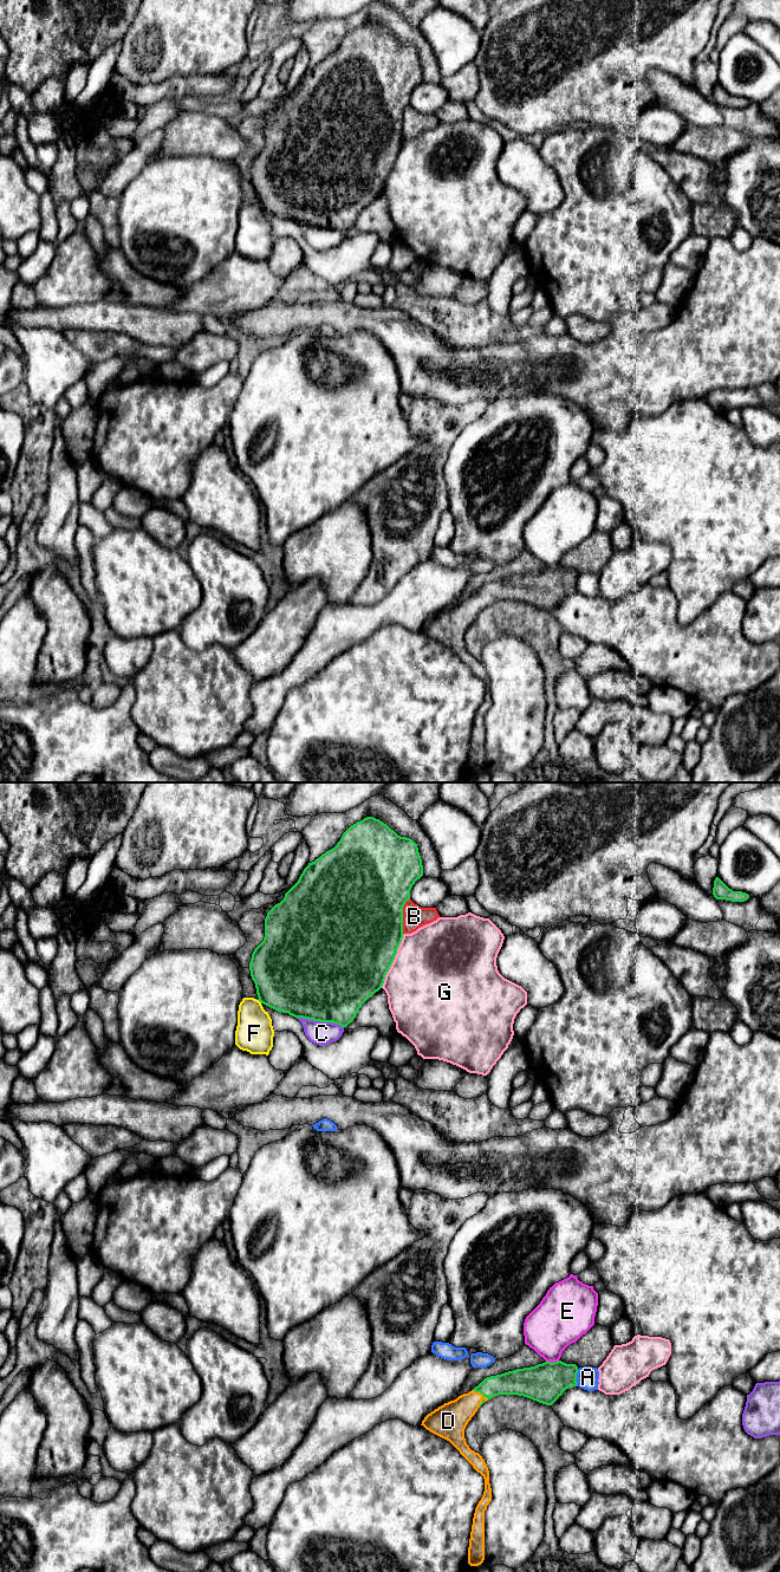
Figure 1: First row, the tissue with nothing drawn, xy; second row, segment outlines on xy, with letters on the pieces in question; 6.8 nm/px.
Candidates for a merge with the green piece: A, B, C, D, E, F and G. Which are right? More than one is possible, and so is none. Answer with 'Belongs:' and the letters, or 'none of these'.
Belongs: D

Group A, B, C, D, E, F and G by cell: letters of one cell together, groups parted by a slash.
A / B / C / D / E / F / G

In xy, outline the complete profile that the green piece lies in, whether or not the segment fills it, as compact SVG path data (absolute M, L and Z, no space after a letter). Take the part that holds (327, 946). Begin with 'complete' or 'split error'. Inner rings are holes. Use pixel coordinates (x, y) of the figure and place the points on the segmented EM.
complete; M366 817L351 825L333 849L323 853L314 862L308 863L298 882L285 894L284 899L267 912L264 941L254 949L249 962L251 976L255 983L258 1000L278 1012L288 1013L297 1019L332 1022L346 1027L353 1021L362 1005L382 988L404 935L403 907L410 899L412 885L422 876L422 859L417 844L412 839L398 836L386 824L373 817Z

